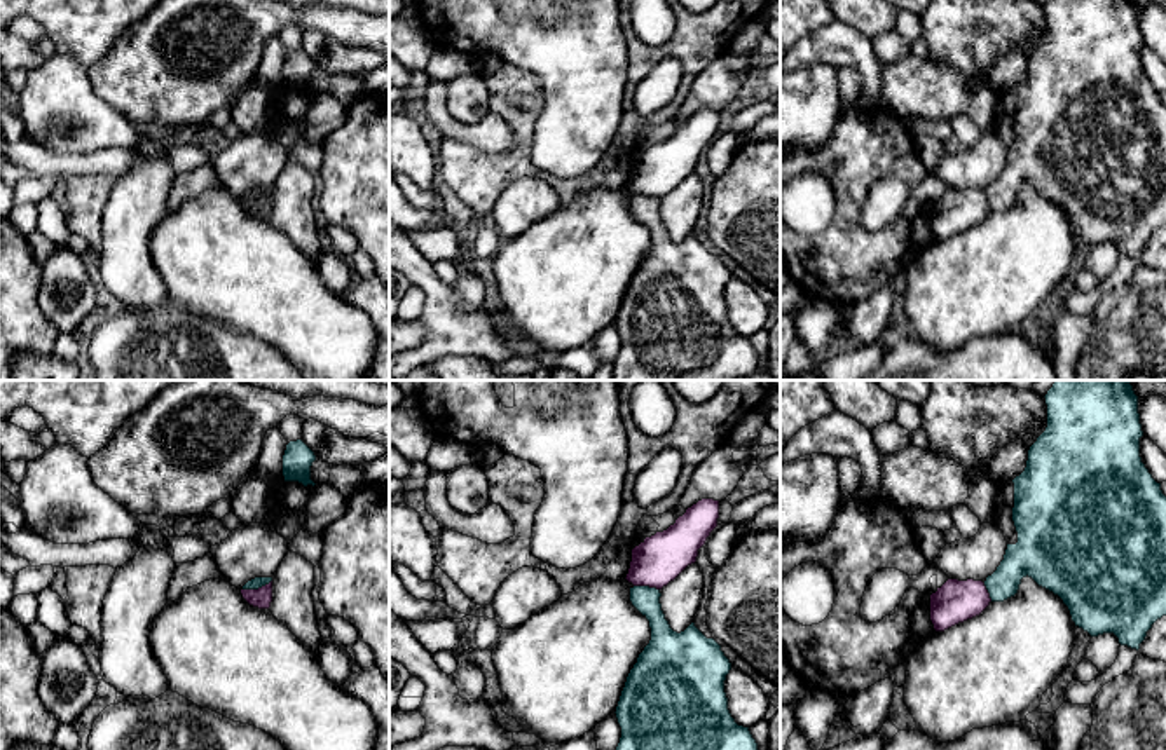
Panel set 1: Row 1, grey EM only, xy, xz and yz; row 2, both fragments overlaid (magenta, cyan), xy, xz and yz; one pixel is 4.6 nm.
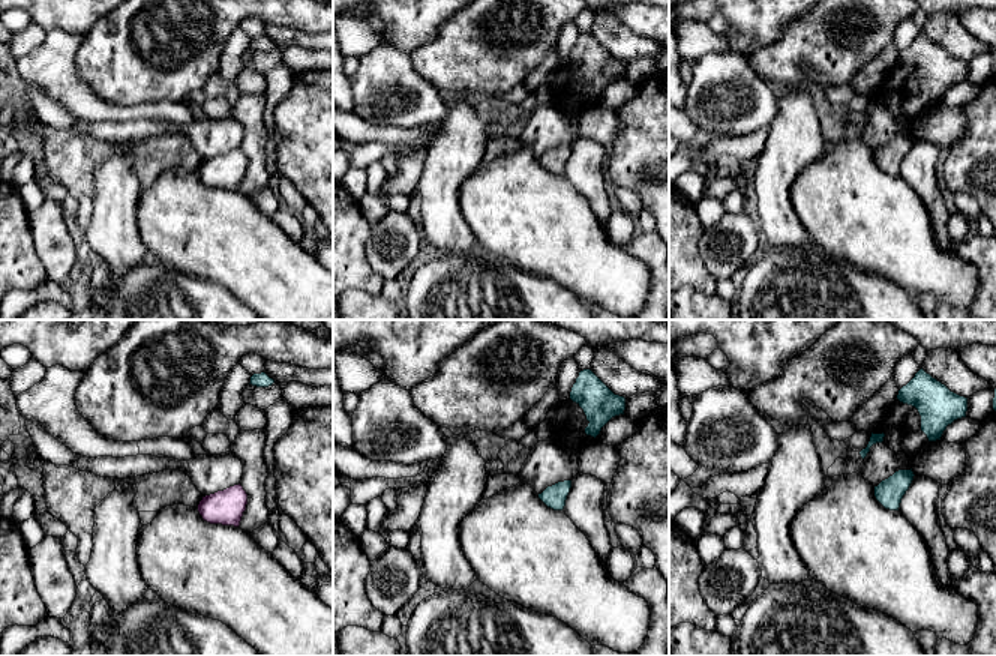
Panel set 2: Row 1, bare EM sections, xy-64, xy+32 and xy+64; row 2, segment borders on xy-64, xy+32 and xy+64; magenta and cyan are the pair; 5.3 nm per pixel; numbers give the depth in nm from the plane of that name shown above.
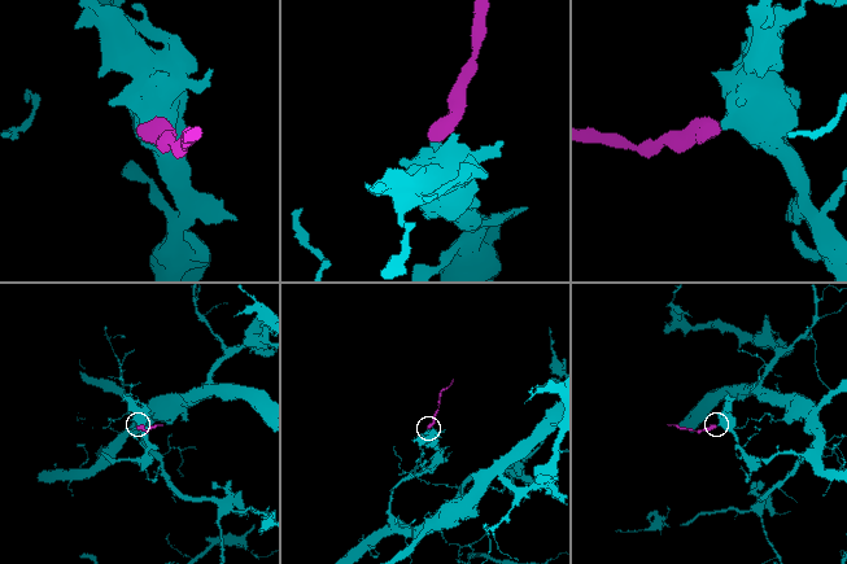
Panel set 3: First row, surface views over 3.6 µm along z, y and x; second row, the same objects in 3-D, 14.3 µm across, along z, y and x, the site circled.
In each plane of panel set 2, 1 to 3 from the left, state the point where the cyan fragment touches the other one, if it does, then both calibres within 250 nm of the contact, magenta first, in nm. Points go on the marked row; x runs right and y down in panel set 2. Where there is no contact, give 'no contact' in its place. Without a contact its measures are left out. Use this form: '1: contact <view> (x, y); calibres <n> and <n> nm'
1: no contact
2: no contact
3: no contact

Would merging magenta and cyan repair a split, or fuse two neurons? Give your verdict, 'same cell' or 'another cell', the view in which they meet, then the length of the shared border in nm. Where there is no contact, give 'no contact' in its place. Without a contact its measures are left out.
another cell | xy | 140 nm

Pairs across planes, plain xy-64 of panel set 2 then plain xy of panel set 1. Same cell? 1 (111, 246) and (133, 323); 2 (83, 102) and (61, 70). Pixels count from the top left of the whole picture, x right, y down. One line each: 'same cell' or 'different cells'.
1: different cells
2: same cell

